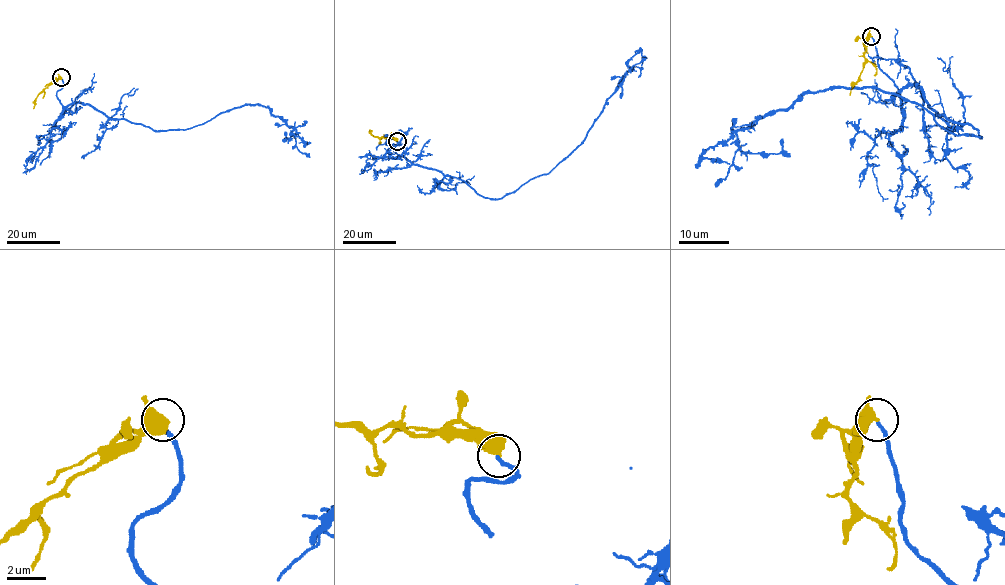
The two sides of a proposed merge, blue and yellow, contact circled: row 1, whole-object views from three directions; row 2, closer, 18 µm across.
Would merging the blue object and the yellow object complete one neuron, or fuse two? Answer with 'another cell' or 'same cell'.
another cell

